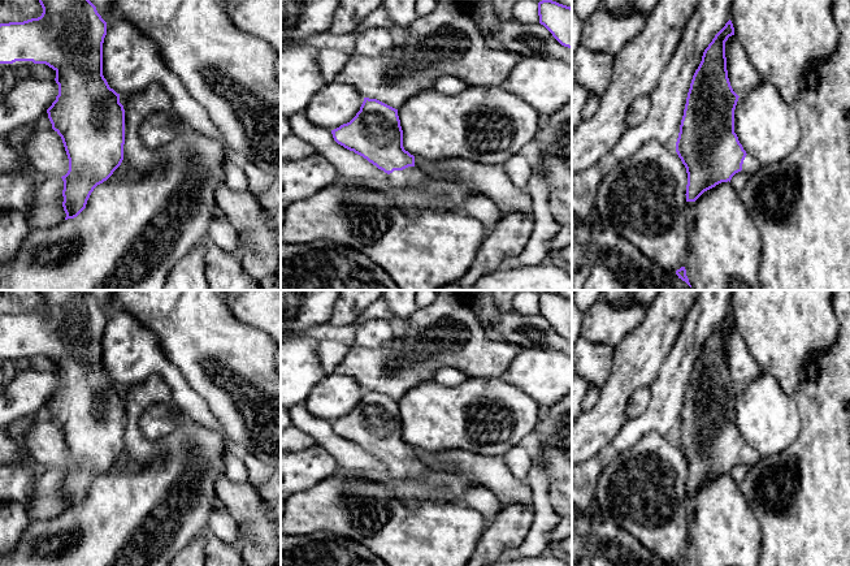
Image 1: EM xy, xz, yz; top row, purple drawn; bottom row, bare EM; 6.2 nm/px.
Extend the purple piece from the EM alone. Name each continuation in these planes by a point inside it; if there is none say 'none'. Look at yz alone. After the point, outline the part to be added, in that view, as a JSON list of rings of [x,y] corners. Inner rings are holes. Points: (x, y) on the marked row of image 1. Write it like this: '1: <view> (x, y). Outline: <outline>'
1: yz (750, 165). Outline: [[[746,155],[743,164],[742,164],[742,172],[747,173],[749,176],[756,174],[760,168],[760,164],[758,160],[755,160],[753,156]]]

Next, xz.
1: xz (412, 176). Outline: [[[408,167],[403,170],[394,170],[387,180],[395,186],[417,186],[422,183],[425,173],[417,167]]]

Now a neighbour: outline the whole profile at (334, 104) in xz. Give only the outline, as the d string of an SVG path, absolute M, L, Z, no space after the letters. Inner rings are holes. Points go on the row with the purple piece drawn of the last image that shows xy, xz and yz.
M330 82L311 98L303 113L315 126L334 130L350 122L363 101L364 98L350 85Z

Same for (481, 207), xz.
M477 191L469 198L463 212L481 221L485 228L494 228L502 219L498 212L498 206L481 191Z

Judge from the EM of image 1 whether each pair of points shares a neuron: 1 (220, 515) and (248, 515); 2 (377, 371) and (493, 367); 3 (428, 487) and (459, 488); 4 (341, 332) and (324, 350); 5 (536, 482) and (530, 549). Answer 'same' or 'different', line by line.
1: different
2: same
3: same
4: different
5: same

